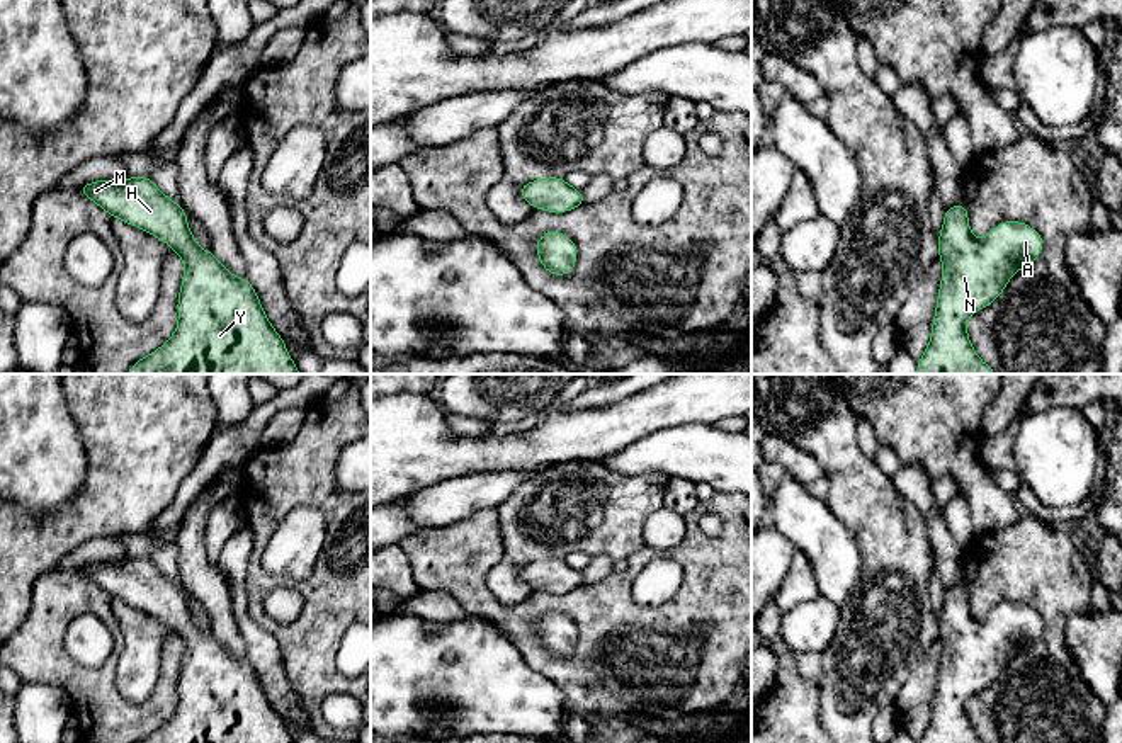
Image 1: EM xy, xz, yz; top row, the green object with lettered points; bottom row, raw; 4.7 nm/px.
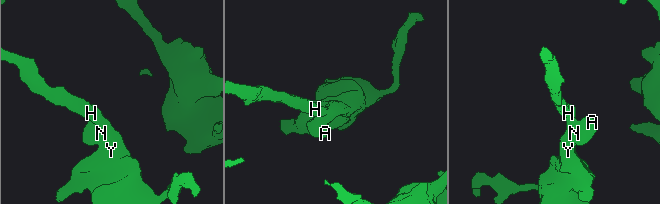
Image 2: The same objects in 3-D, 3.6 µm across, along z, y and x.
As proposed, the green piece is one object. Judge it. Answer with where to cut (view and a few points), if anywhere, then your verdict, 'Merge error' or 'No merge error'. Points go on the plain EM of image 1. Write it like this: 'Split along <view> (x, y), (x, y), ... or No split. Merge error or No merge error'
No split. No merge error

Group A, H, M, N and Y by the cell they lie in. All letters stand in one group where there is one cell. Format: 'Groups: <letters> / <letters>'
Groups: A H M N Y

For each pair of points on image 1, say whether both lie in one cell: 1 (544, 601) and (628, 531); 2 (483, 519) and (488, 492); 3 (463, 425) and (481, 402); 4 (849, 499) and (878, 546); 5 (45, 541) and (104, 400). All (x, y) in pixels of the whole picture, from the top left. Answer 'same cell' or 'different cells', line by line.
1: different cells
2: different cells
3: different cells
4: same cell
5: same cell

